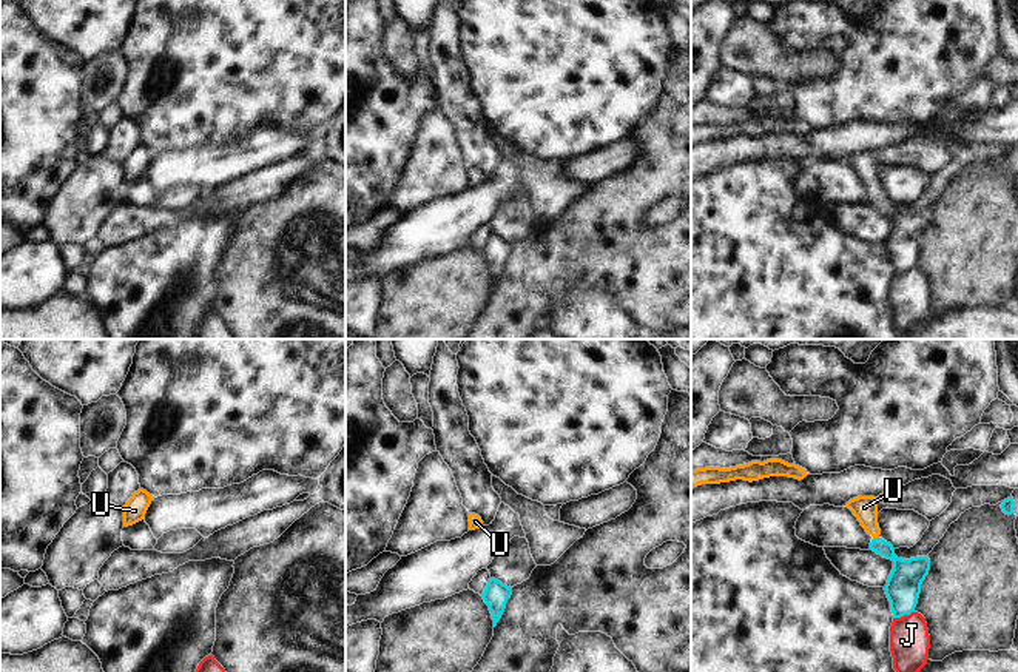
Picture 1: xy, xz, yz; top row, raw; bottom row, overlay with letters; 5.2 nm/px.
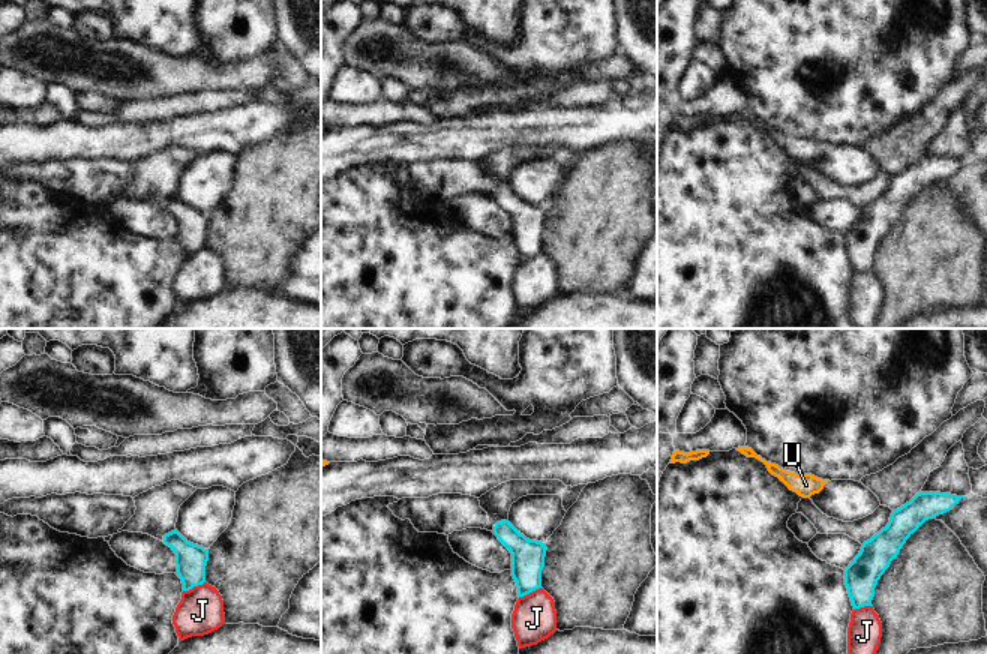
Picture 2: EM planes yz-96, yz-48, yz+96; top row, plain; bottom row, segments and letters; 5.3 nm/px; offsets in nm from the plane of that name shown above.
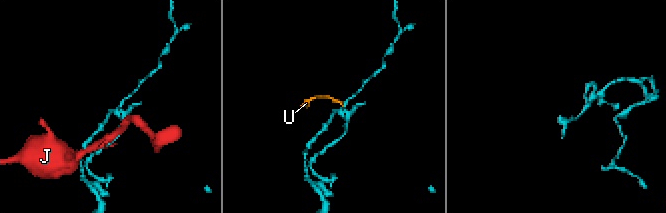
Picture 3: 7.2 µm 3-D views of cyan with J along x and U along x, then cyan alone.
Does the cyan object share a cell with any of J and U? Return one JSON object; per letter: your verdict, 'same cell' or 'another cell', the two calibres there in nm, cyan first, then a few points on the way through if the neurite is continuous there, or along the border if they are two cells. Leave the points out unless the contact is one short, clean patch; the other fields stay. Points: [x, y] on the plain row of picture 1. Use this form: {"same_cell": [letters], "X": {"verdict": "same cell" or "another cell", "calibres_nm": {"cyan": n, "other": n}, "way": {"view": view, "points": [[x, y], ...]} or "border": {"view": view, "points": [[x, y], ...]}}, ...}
{"same_cell": ["U"], "J": {"verdict": "another cell", "calibres_nm": {"cyan": 180, "other": 200}}, "U": {"verdict": "same cell", "calibres_nm": {"cyan": 160, "other": 130}, "way": {"view": "yz", "points": [[907, 228], [875, 193], [875, 185], [864, 162]]}}}

